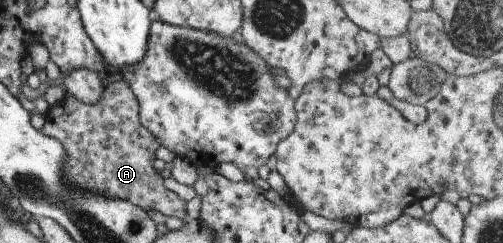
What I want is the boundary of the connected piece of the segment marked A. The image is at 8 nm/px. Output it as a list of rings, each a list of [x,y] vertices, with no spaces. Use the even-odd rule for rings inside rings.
[[[124,79],[104,87],[94,104],[82,104],[70,95],[62,104],[52,105],[44,116],[40,132],[56,138],[66,154],[66,162],[62,162],[65,181],[106,198],[127,200],[143,211],[156,210],[180,220],[188,218],[185,202],[174,191],[164,188],[162,176],[152,166],[159,144],[139,121],[138,100]]]

